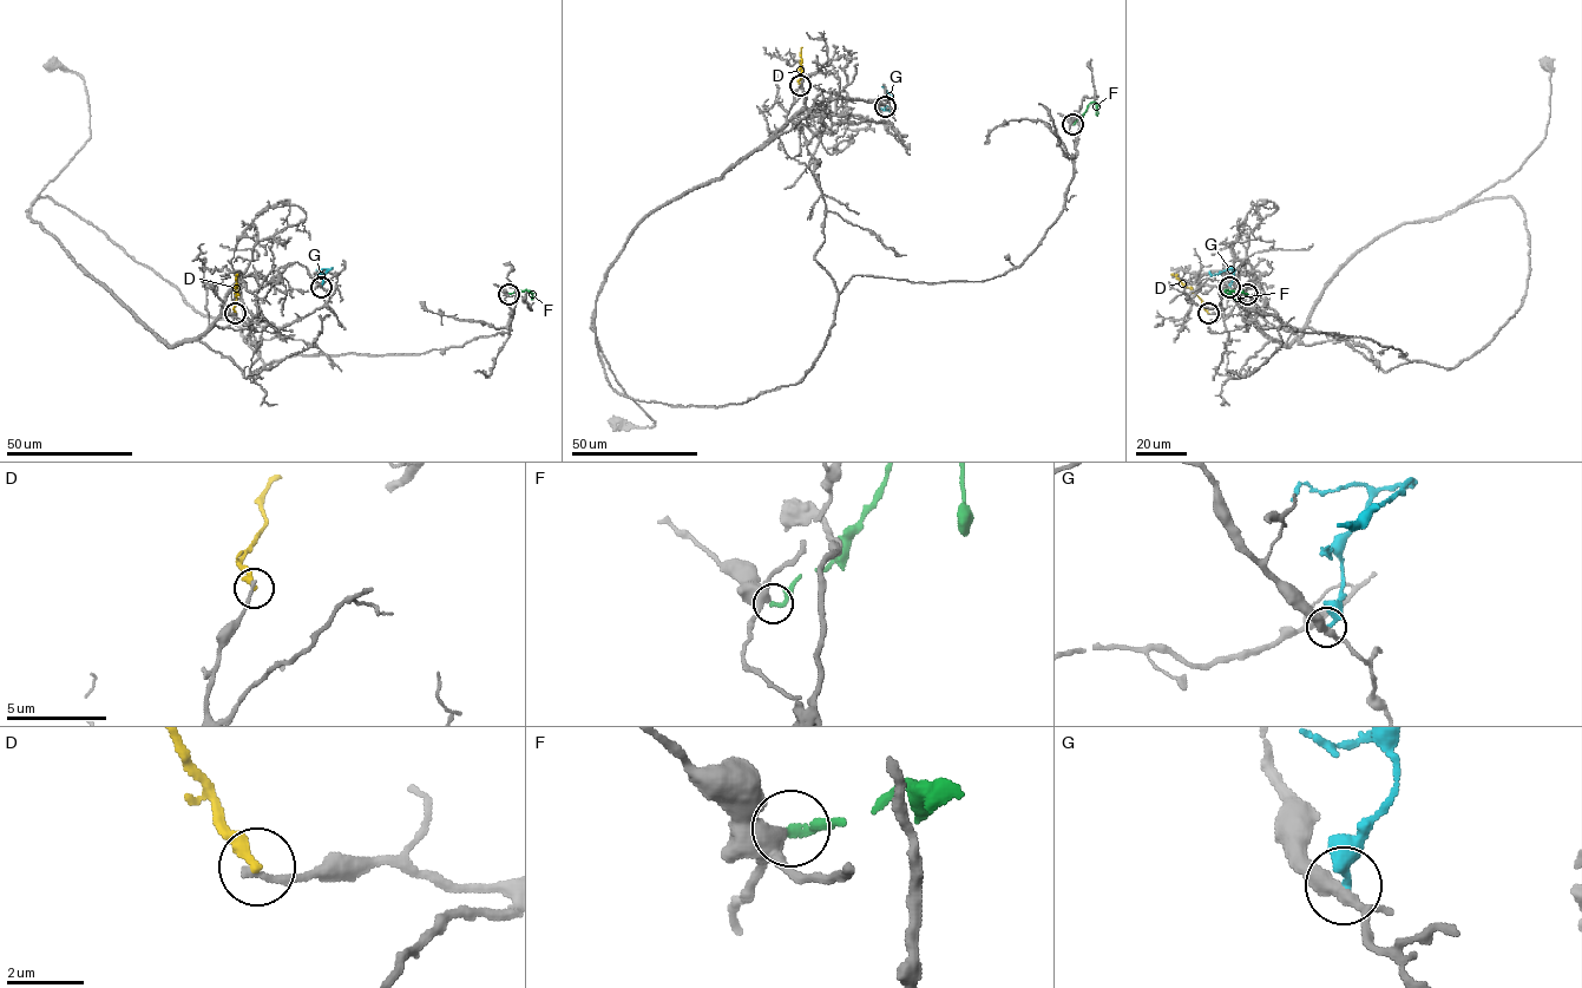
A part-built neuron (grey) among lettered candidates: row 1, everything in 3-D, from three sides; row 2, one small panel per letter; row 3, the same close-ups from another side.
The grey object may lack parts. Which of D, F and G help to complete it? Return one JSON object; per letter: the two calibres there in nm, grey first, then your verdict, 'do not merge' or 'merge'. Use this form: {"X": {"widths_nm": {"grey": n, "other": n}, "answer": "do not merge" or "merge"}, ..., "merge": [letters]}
{"D": {"widths_nm": {"grey": 200, "other": 300}, "answer": "do not merge"}, "F": {"widths_nm": {"grey": 320, "other": 240}, "answer": "do not merge"}, "G": {"widths_nm": {"grey": 360, "other": 300}, "answer": "do not merge"}, "merge": []}

